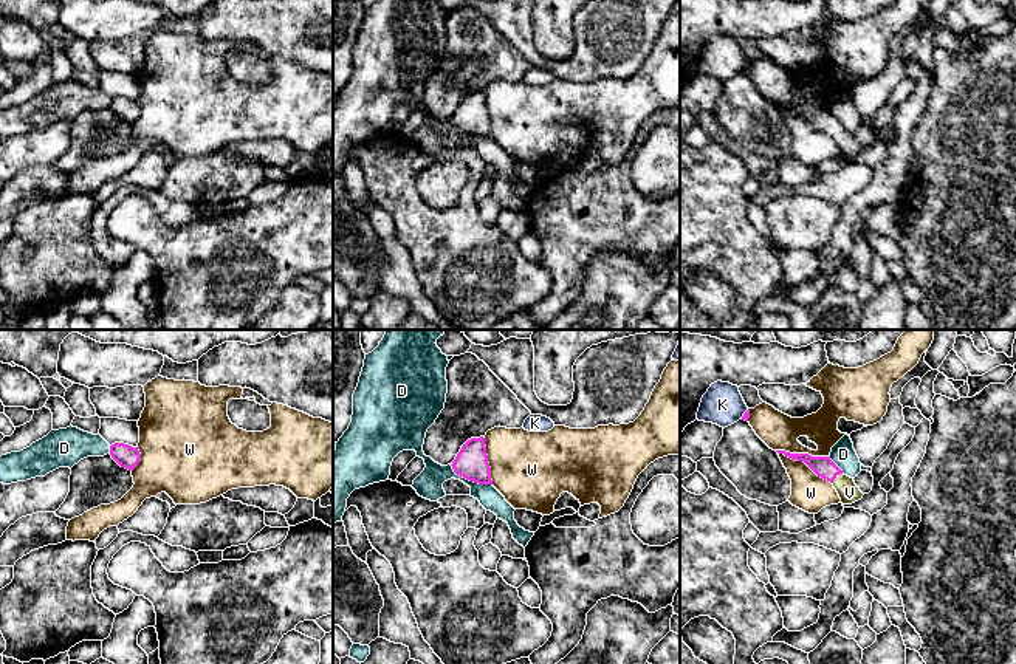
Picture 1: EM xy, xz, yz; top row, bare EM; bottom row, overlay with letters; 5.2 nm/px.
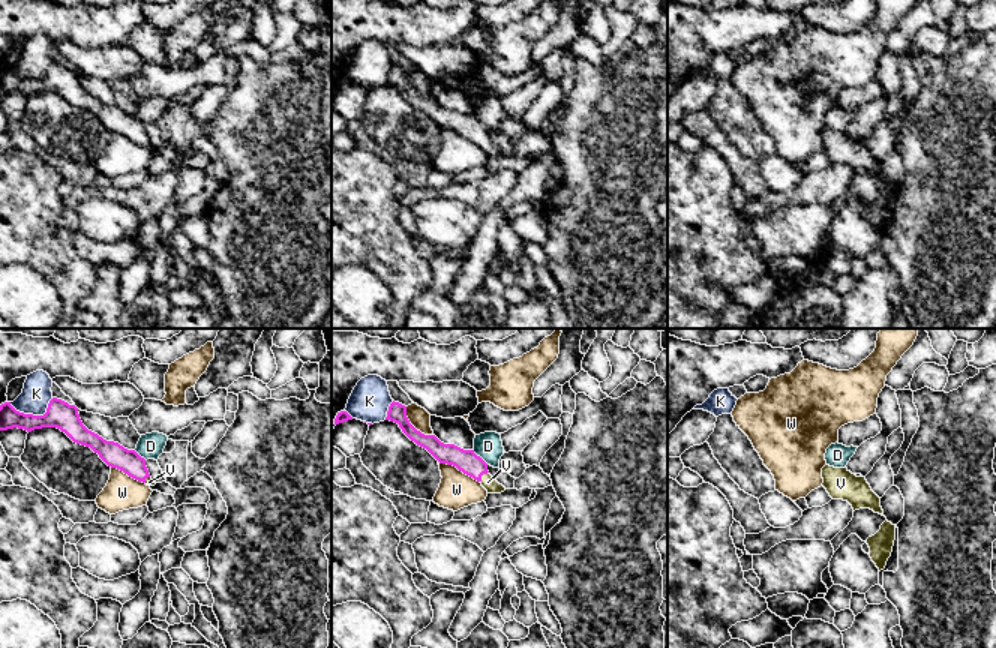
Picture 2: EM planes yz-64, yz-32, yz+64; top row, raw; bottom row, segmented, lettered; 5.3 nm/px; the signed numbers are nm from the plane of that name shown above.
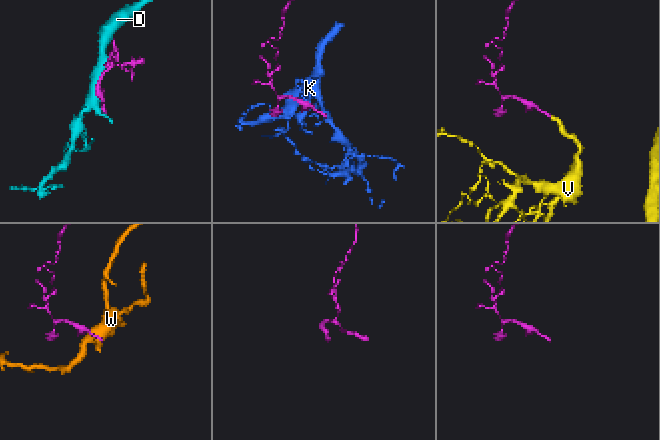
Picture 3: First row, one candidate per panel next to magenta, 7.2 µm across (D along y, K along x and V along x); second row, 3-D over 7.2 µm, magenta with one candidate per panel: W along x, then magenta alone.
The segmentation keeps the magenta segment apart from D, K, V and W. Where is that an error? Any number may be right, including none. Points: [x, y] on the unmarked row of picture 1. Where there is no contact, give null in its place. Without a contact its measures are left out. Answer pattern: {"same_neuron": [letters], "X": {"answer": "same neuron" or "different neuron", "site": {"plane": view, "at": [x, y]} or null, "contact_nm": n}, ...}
{"same_neuron": ["V"], "D": {"answer": "different neuron", "site": {"plane": "xz", "at": [470, 133]}, "contact_nm": 240}, "K": {"answer": "different neuron", "site": {"plane": "yz", "at": [744, 67]}, "contact_nm": 70}, "V": {"answer": "same neuron", "site": {"plane": "yz", "at": [835, 130]}, "contact_nm": 80}, "W": {"answer": "different neuron", "site": {"plane": "yz", "at": [804, 115]}, "contact_nm": 340}}

